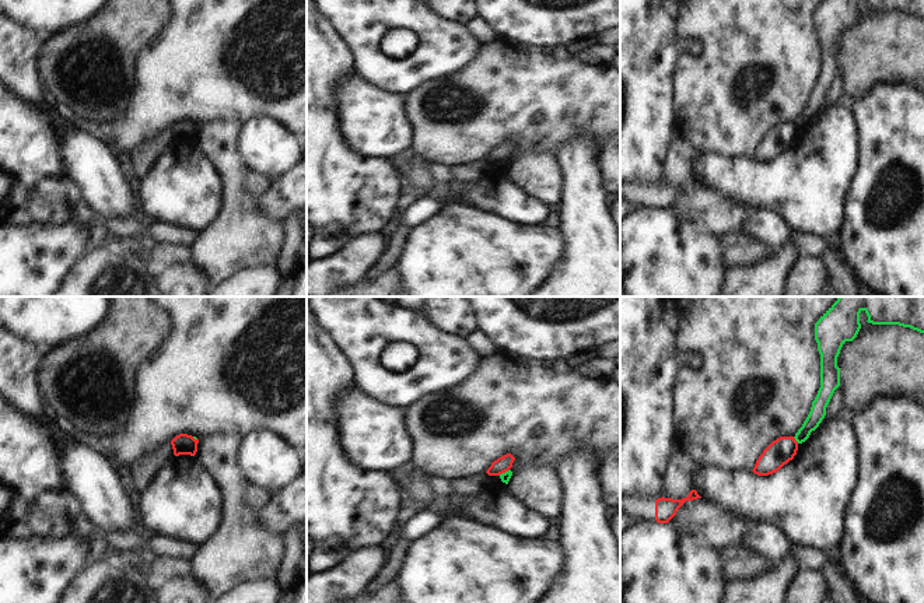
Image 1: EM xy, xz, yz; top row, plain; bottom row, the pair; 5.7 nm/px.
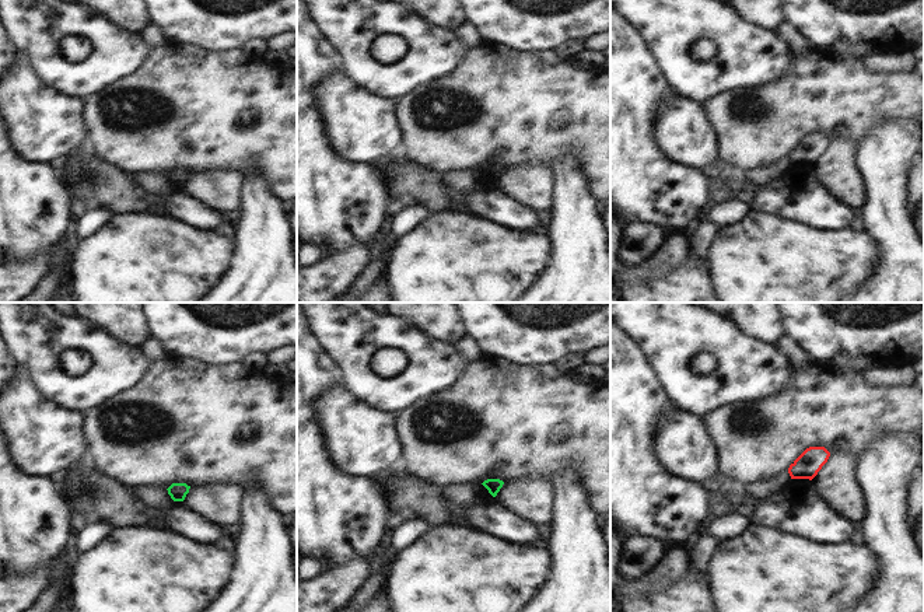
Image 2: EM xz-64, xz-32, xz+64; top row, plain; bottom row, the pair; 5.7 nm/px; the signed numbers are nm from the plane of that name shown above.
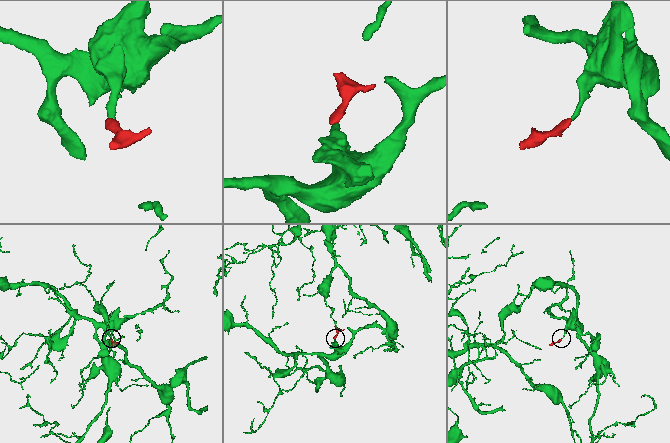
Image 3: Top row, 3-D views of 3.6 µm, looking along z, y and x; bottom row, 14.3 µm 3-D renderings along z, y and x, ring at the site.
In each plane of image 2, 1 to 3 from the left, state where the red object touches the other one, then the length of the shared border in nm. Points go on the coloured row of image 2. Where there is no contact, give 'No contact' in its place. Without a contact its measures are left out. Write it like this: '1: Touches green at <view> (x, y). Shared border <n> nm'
1: No contact
2: No contact
3: No contact.

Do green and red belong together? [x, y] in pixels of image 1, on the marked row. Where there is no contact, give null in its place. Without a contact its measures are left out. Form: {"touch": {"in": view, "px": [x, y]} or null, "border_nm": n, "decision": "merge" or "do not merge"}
{"touch": {"in": "yz", "px": [795, 440]}, "border_nm": 50, "decision": "do not merge"}

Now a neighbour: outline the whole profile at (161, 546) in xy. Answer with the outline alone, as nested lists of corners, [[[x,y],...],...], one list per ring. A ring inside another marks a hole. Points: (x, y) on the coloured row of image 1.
[[[154,534],[141,547],[151,551],[155,557],[181,557],[189,562],[196,554],[196,546],[192,543],[164,534]]]

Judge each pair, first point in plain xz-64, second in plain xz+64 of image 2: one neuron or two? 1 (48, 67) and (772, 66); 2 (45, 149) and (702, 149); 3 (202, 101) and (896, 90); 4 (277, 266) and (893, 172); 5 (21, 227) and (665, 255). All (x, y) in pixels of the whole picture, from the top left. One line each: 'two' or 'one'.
1: one
2: one
3: one
4: one
5: two

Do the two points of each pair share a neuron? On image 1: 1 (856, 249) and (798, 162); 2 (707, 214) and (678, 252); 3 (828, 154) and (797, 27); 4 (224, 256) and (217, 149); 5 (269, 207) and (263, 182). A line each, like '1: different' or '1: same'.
1: different
2: different
3: different
4: same
5: different

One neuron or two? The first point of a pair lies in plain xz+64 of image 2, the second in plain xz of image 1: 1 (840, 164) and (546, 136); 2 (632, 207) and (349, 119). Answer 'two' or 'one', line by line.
1: two
2: two

